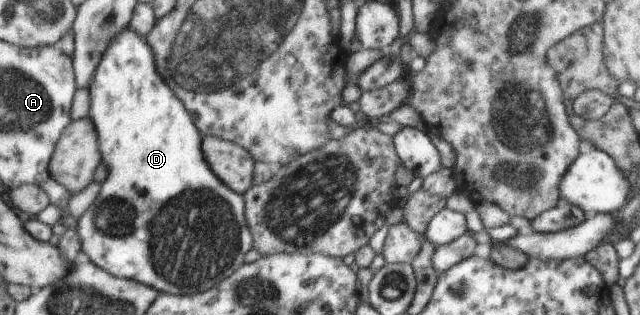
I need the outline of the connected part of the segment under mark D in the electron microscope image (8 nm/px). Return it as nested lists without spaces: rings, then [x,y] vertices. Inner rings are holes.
[[[131,28],[126,29],[117,35],[111,42],[108,50],[103,56],[100,66],[98,66],[94,80],[90,86],[91,90],[91,109],[90,117],[97,133],[100,136],[100,148],[103,162],[107,165],[108,176],[101,183],[99,195],[93,203],[85,210],[83,215],[78,218],[76,226],[83,242],[83,252],[89,256],[89,260],[95,262],[100,268],[115,274],[116,276],[134,279],[145,285],[157,288],[162,293],[189,294],[206,292],[211,288],[217,287],[222,280],[230,278],[238,268],[242,268],[245,263],[244,256],[254,247],[255,238],[253,230],[250,228],[246,218],[245,195],[232,190],[215,172],[205,155],[203,149],[204,135],[198,128],[196,120],[190,114],[189,109],[182,102],[181,98],[175,93],[173,88],[164,80],[160,71],[157,69],[156,55],[148,42],[146,36],[139,35]]]

